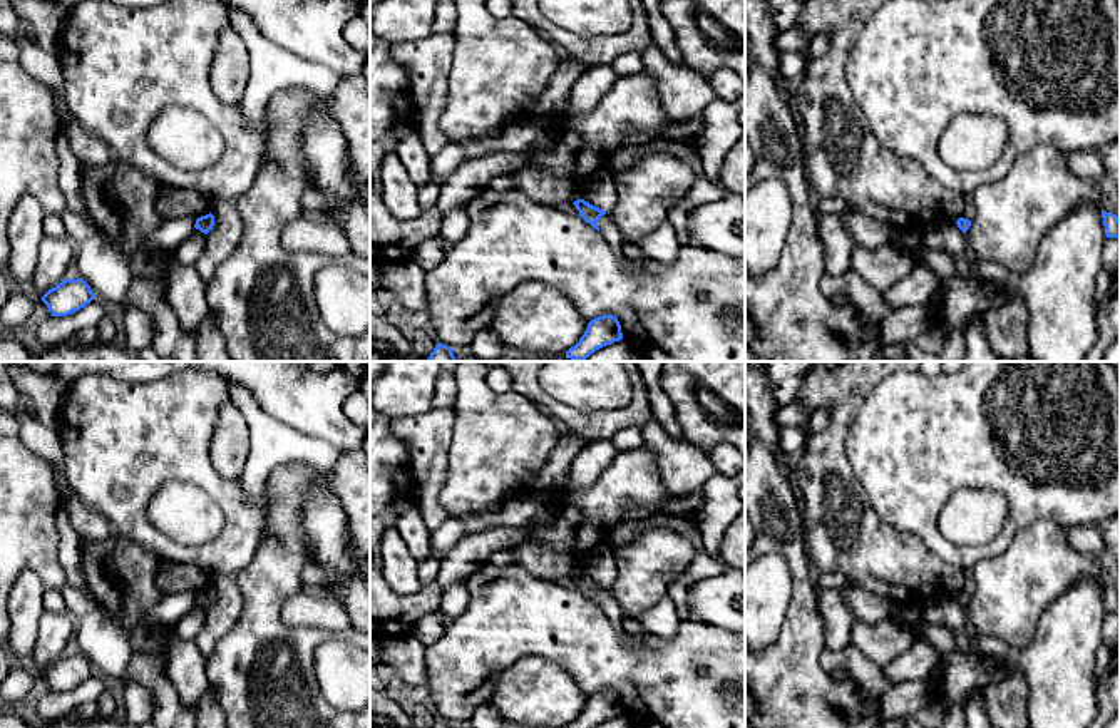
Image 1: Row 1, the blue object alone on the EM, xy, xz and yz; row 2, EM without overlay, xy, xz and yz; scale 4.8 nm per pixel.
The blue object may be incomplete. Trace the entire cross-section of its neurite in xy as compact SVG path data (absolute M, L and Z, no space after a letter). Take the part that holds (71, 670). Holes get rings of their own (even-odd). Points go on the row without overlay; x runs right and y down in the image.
M64 654L55 663L49 664L42 676L47 679L52 691L67 691L79 686L94 674L90 661L82 654Z

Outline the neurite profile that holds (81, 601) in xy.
M65 584L62 596L67 606L67 613L75 621L100 608L97 597L89 587L75 587L72 584Z

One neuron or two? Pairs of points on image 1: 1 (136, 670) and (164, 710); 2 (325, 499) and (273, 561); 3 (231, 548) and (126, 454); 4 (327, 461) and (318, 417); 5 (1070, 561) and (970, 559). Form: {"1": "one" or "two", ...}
{"1": "one", "2": "two", "3": "one", "4": "two", "5": "two"}

